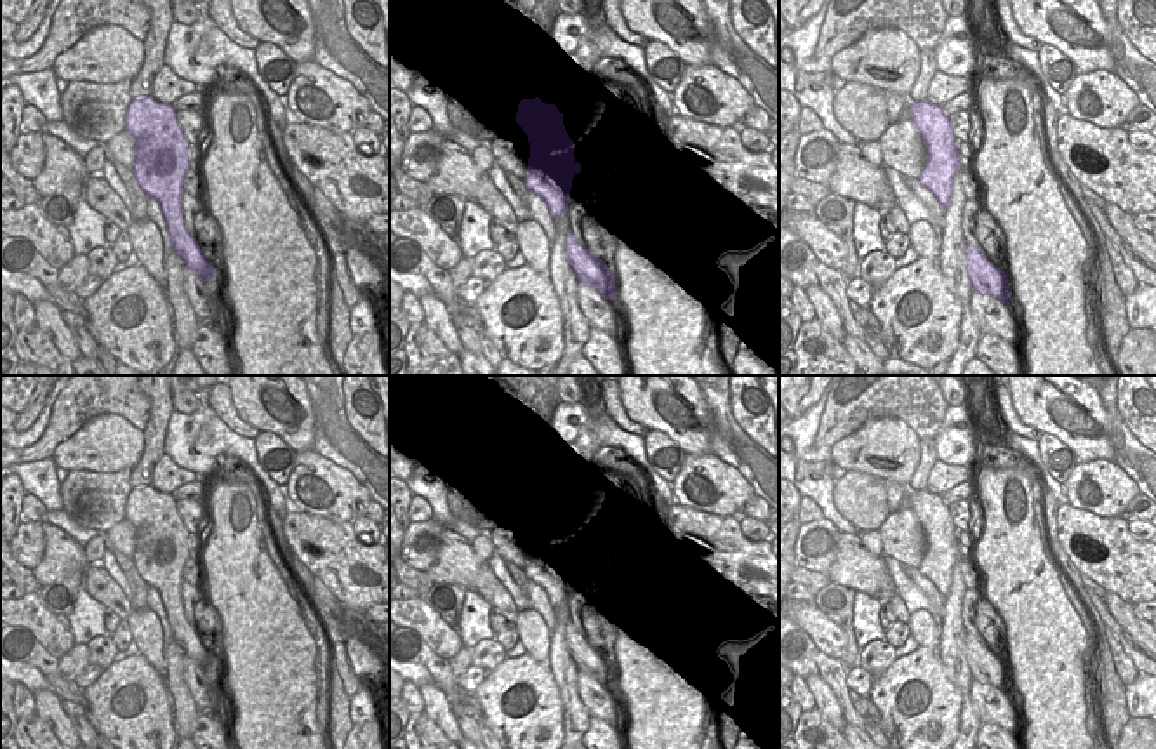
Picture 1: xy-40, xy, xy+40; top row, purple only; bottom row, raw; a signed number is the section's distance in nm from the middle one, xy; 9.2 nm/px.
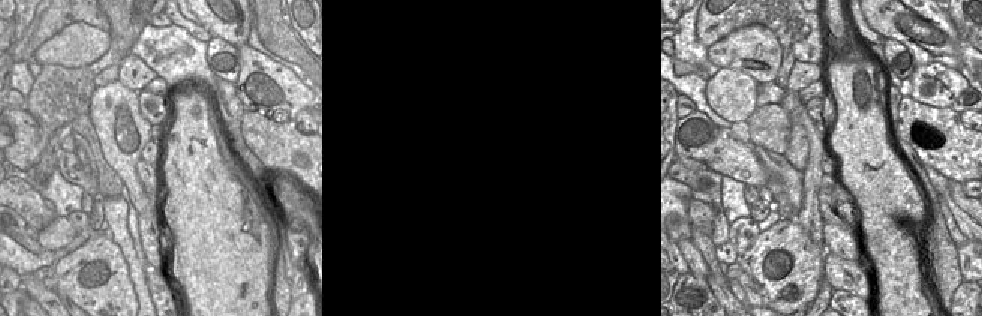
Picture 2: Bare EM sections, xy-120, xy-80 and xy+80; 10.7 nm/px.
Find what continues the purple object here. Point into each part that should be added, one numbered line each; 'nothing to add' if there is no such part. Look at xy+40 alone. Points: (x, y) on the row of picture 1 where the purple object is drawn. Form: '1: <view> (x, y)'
nothing to add.

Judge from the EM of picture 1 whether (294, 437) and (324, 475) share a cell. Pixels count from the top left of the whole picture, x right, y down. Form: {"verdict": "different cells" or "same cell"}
{"verdict": "different cells"}

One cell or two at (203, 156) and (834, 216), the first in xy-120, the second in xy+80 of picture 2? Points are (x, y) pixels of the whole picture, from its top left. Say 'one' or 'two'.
two

